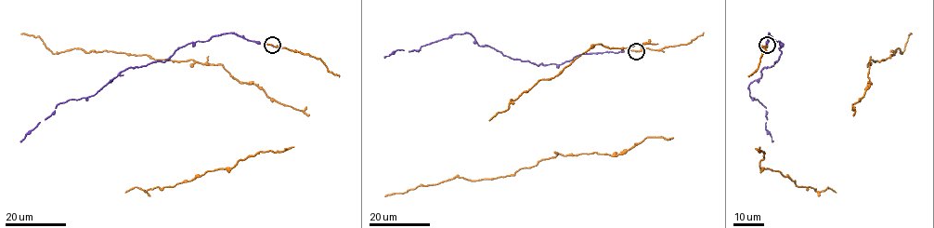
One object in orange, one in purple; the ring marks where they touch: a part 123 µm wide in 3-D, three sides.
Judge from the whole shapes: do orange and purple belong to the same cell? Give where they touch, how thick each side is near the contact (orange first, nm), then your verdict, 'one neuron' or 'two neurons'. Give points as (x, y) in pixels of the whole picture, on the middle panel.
(636, 51) | 220/20 nm | one neuron

